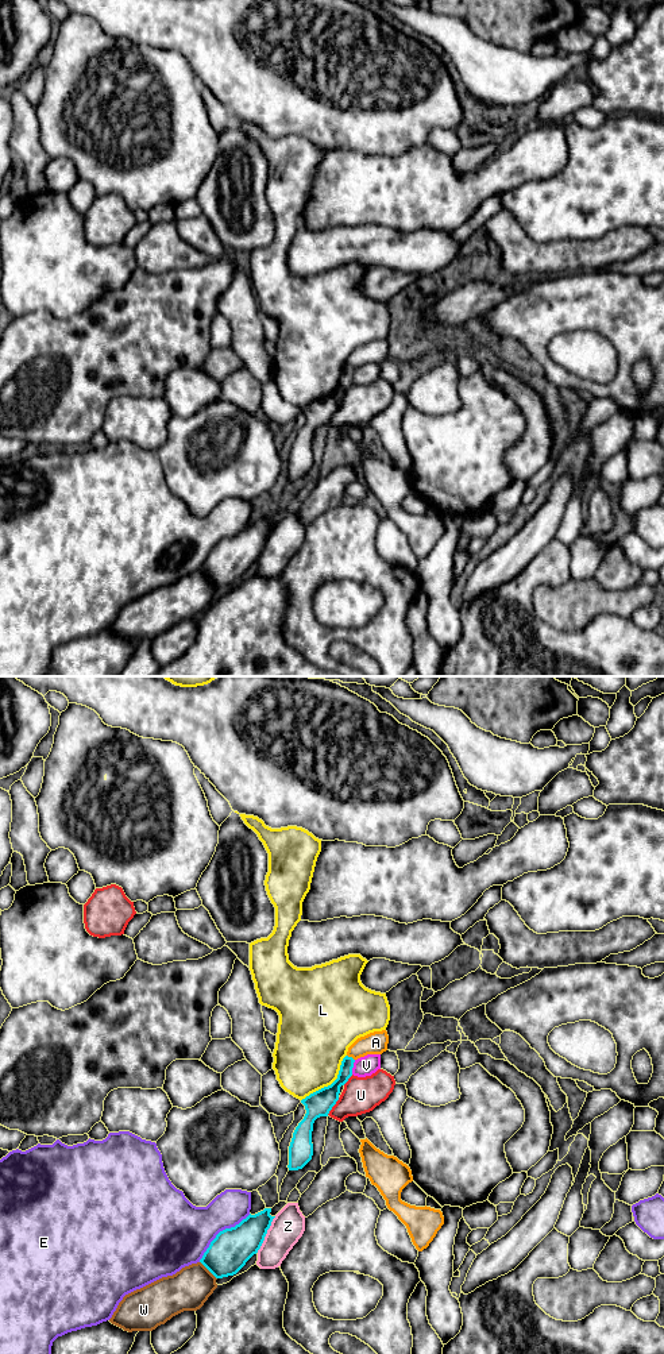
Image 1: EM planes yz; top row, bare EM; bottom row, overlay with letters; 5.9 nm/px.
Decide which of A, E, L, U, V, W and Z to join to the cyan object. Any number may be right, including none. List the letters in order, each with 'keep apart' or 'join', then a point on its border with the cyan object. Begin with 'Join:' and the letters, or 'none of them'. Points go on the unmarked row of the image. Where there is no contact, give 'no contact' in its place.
Join: none of them
A: keep apart; meets cyan in yz at (351, 366)
E: keep apart; meets cyan in yz at (220, 540)
L: keep apart; meets cyan in yz at (331, 393)
U: keep apart; meets cyan in yz at (334, 413)
V: keep apart; meets cyan in yz at (352, 375)
W: keep apart; meets cyan in yz at (208, 578)
Z: keep apart; meets cyan in yz at (266, 542)

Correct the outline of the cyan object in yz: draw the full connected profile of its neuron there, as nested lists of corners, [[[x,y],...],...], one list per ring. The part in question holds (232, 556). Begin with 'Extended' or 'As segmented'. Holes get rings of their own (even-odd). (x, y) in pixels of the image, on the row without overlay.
As segmented. [[[265,517],[263,520],[248,524],[239,533],[231,537],[220,540],[216,547],[211,551],[209,556],[204,562],[200,571],[216,586],[223,587],[236,583],[246,571],[258,562],[260,558],[267,539],[275,525],[270,524],[271,517]]]

